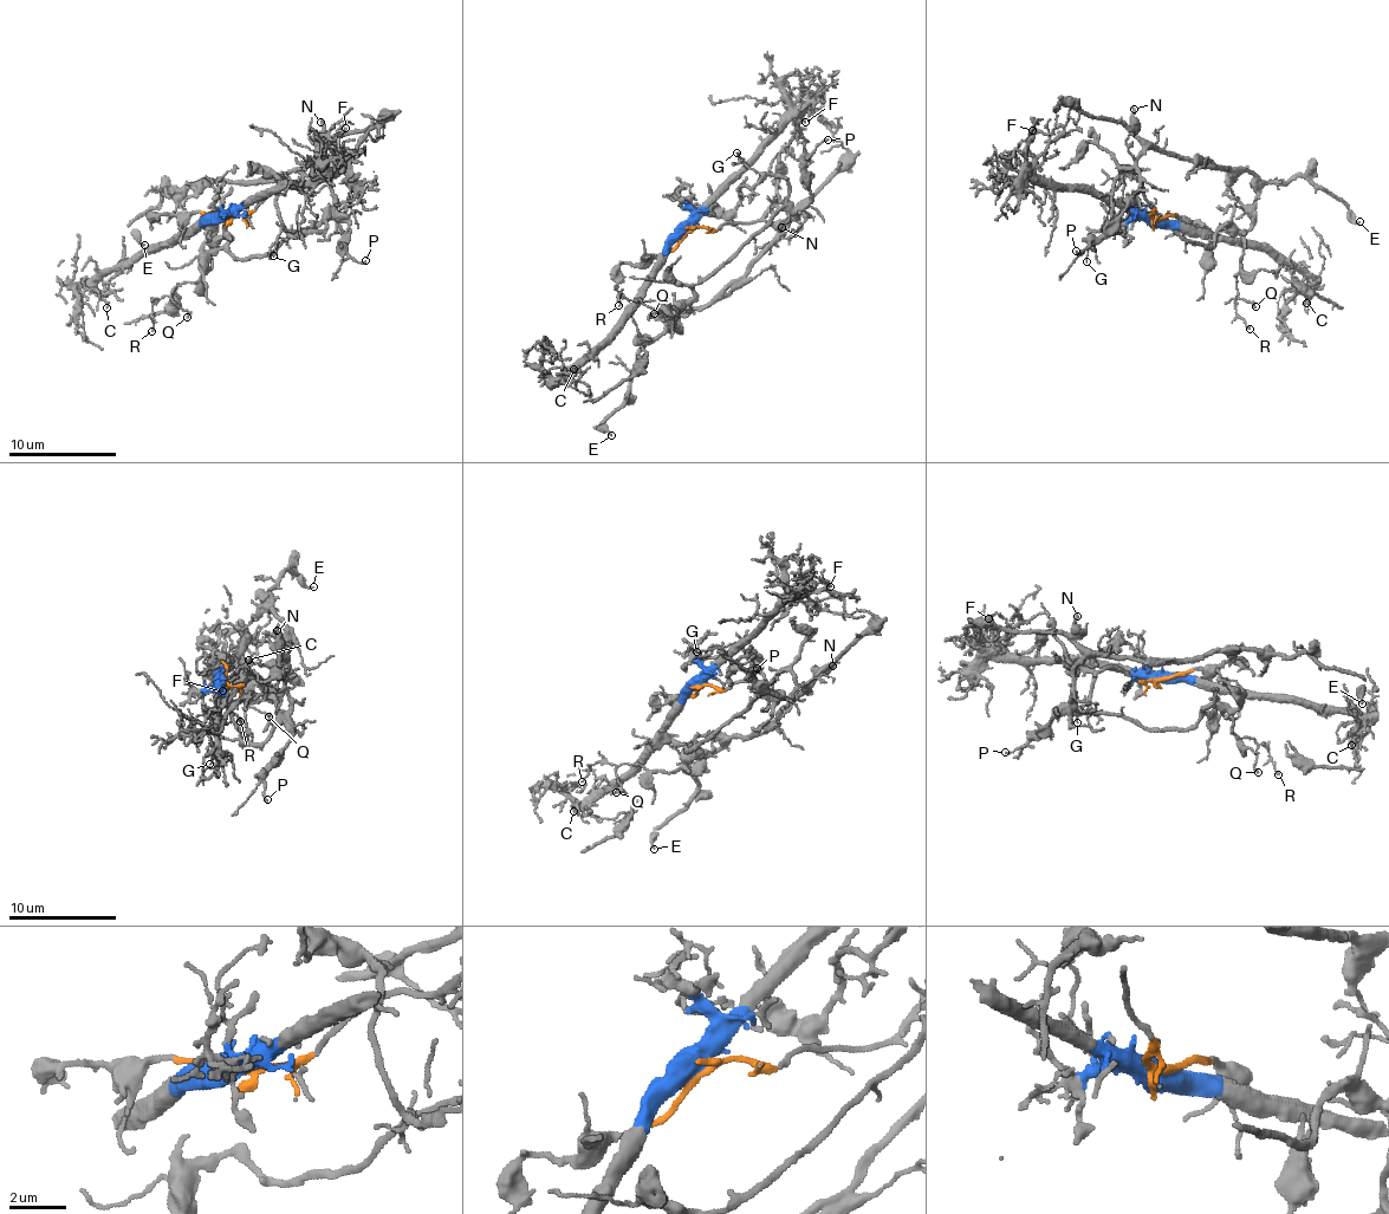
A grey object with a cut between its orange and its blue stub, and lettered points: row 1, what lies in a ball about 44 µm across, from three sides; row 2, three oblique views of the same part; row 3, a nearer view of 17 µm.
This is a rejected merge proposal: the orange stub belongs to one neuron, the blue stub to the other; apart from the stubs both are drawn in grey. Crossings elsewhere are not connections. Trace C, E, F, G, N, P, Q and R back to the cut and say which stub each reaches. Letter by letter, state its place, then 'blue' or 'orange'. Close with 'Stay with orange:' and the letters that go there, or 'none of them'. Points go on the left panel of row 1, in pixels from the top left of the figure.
C: at (106, 307); blue
E: at (144, 245); orange
F: at (345, 128); blue
G: at (273, 255); orange
N: at (320, 122); orange
P: at (365, 260); orange
Q: at (187, 317); orange
R: at (151, 331); orange
Stay with orange: E, G, N, P, Q, R

